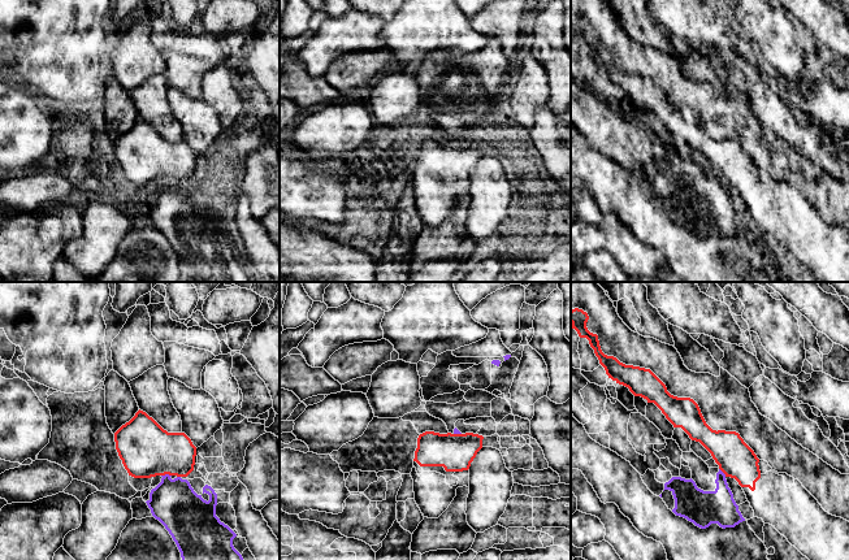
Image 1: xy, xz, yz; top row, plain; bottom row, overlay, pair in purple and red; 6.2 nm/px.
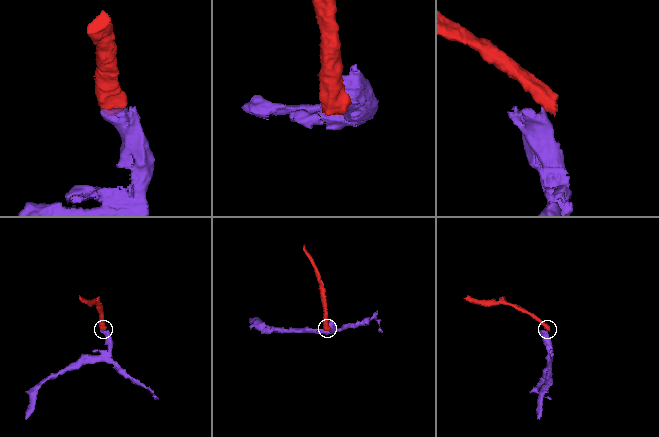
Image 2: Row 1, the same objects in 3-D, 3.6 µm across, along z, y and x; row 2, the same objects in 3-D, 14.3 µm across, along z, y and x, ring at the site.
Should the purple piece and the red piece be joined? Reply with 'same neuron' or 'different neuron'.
different neuron

